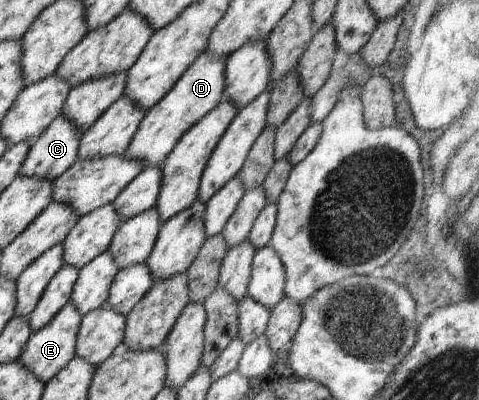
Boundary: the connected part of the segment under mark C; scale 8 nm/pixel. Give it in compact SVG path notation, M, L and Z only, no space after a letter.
M61 114L35 138L18 176L55 181L79 159L81 132Z

